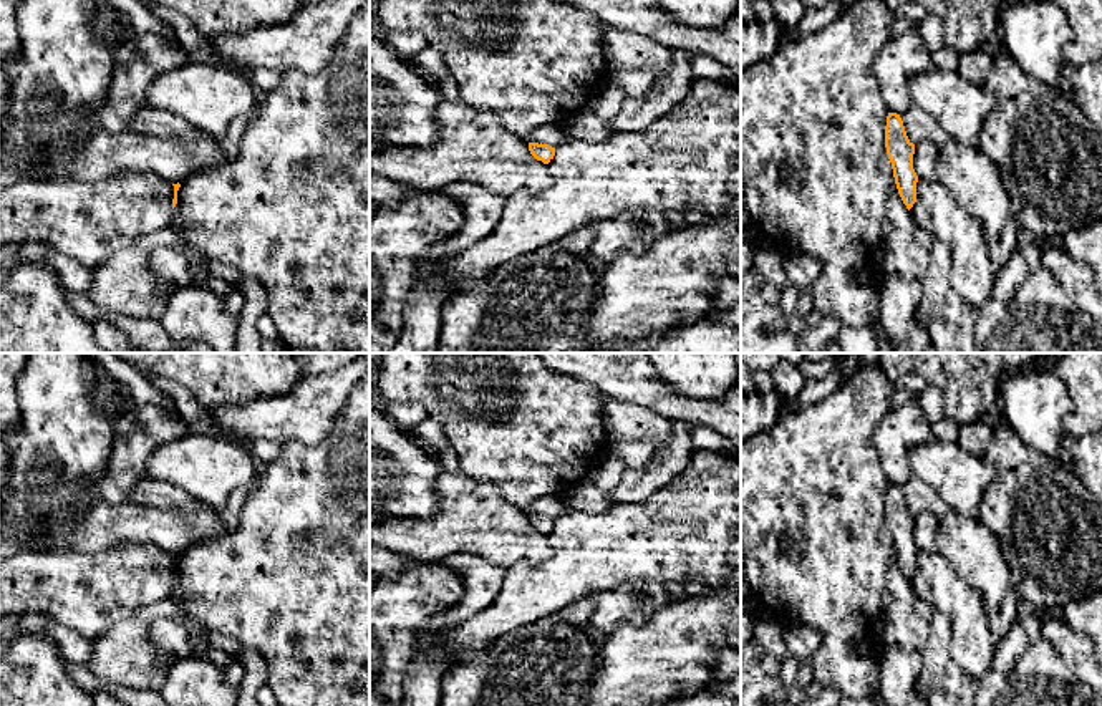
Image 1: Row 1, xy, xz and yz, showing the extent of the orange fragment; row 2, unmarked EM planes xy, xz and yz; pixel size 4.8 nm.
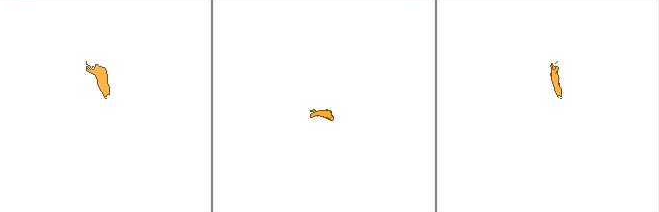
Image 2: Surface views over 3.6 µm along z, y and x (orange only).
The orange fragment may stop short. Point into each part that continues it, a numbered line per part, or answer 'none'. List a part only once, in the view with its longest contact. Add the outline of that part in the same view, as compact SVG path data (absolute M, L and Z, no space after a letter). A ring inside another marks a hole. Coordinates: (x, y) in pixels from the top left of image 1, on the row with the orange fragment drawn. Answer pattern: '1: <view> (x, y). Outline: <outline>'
1: xy (174, 226). Outline: M177 202L176 207L174 207L169 229L171 229L171 230L176 234L176 237L181 240L182 247L187 249L187 250L191 250L191 245L189 245L187 240L184 239L184 234L182 234L182 229L181 229L181 224L179 224L179 202Z

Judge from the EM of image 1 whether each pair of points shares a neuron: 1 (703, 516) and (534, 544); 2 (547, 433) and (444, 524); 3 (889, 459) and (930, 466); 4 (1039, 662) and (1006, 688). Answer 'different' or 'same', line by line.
1: different
2: different
3: different
4: same

